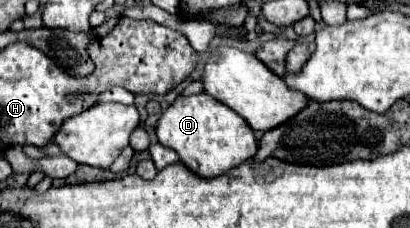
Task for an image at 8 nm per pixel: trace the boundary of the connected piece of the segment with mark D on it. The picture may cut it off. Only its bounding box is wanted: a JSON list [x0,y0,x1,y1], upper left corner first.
[156,93,258,177]

